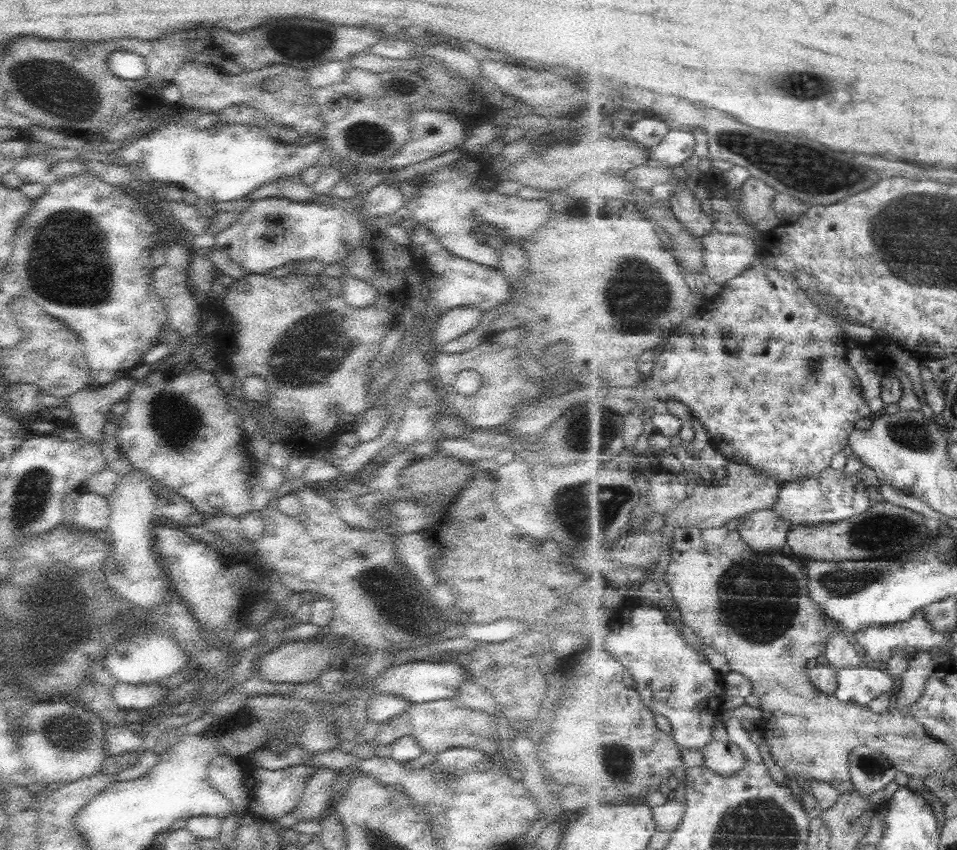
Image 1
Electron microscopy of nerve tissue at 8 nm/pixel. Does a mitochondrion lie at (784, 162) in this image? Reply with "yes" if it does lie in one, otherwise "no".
yes

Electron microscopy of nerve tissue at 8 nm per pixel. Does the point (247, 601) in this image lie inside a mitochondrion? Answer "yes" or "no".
no

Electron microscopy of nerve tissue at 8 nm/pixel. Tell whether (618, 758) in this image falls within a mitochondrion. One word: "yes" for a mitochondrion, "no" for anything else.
yes

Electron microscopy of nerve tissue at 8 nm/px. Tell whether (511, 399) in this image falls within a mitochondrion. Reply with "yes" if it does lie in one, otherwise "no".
no

